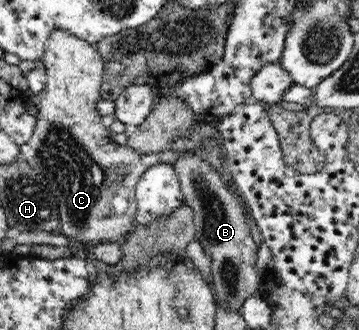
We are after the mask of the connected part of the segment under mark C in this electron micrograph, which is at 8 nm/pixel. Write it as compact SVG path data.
M54 29L47 38L45 46L46 50L40 60L45 66L46 73L44 90L34 97L28 95L34 108L38 109L35 117L36 126L32 138L19 147L19 152L52 188L59 204L58 232L70 238L72 245L83 246L90 250L92 246L100 243L116 242L124 236L127 237L127 234L135 229L137 224L135 186L142 173L160 162L174 164L182 153L170 148L159 153L144 154L127 145L116 145L110 139L110 135L114 133L103 125L103 118L96 108L97 102L101 100L100 89L105 73L102 55L94 45L64 29Z

